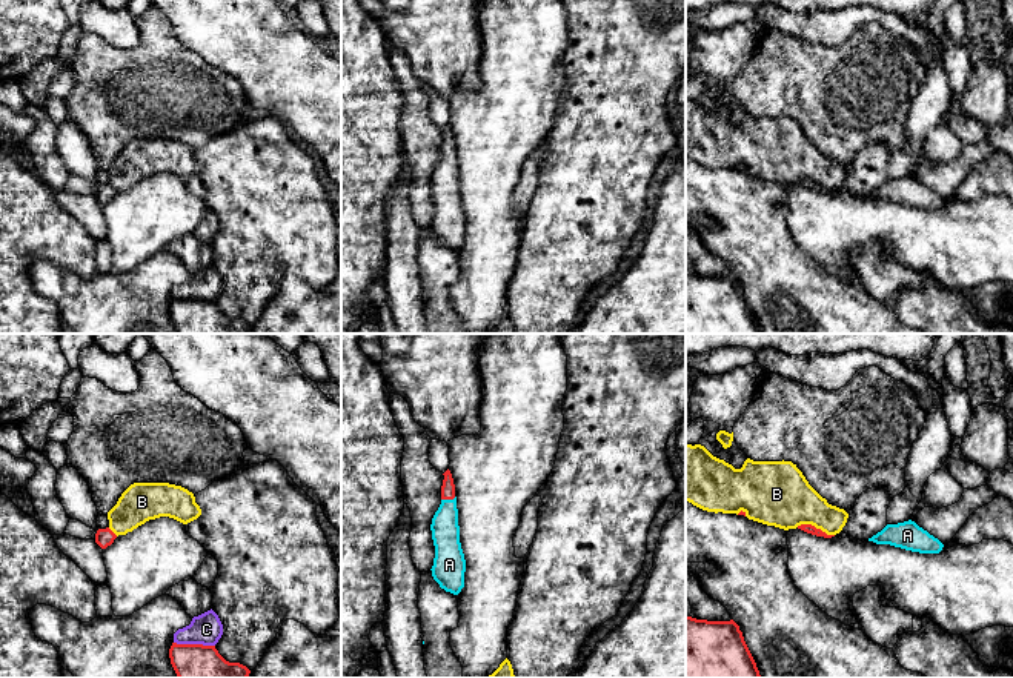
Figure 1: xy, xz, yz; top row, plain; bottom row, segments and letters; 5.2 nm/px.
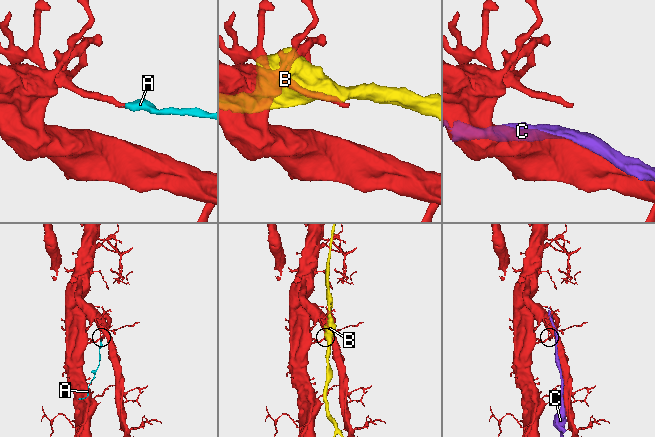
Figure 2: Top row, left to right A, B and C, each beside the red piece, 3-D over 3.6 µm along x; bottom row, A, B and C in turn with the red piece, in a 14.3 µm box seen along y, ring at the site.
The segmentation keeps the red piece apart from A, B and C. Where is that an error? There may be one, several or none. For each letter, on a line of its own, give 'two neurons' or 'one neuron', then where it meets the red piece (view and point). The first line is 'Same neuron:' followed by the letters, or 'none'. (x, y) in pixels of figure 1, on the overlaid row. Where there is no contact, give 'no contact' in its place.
Same neuron: A
A: one neuron; meets red in xz at (448, 498)
B: two neurons; meets red in yz at (813, 526)
C: two neurons; meets red in xy at (194, 644)

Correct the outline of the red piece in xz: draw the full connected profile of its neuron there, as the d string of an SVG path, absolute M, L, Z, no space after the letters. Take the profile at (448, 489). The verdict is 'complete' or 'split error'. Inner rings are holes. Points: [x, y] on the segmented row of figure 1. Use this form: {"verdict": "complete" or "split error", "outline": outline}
{"verdict": "split error", "outline": "M450 470L444 474L441 504L430 524L435 546L432 577L441 589L458 595L464 587L466 560L460 543L455 484Z"}

